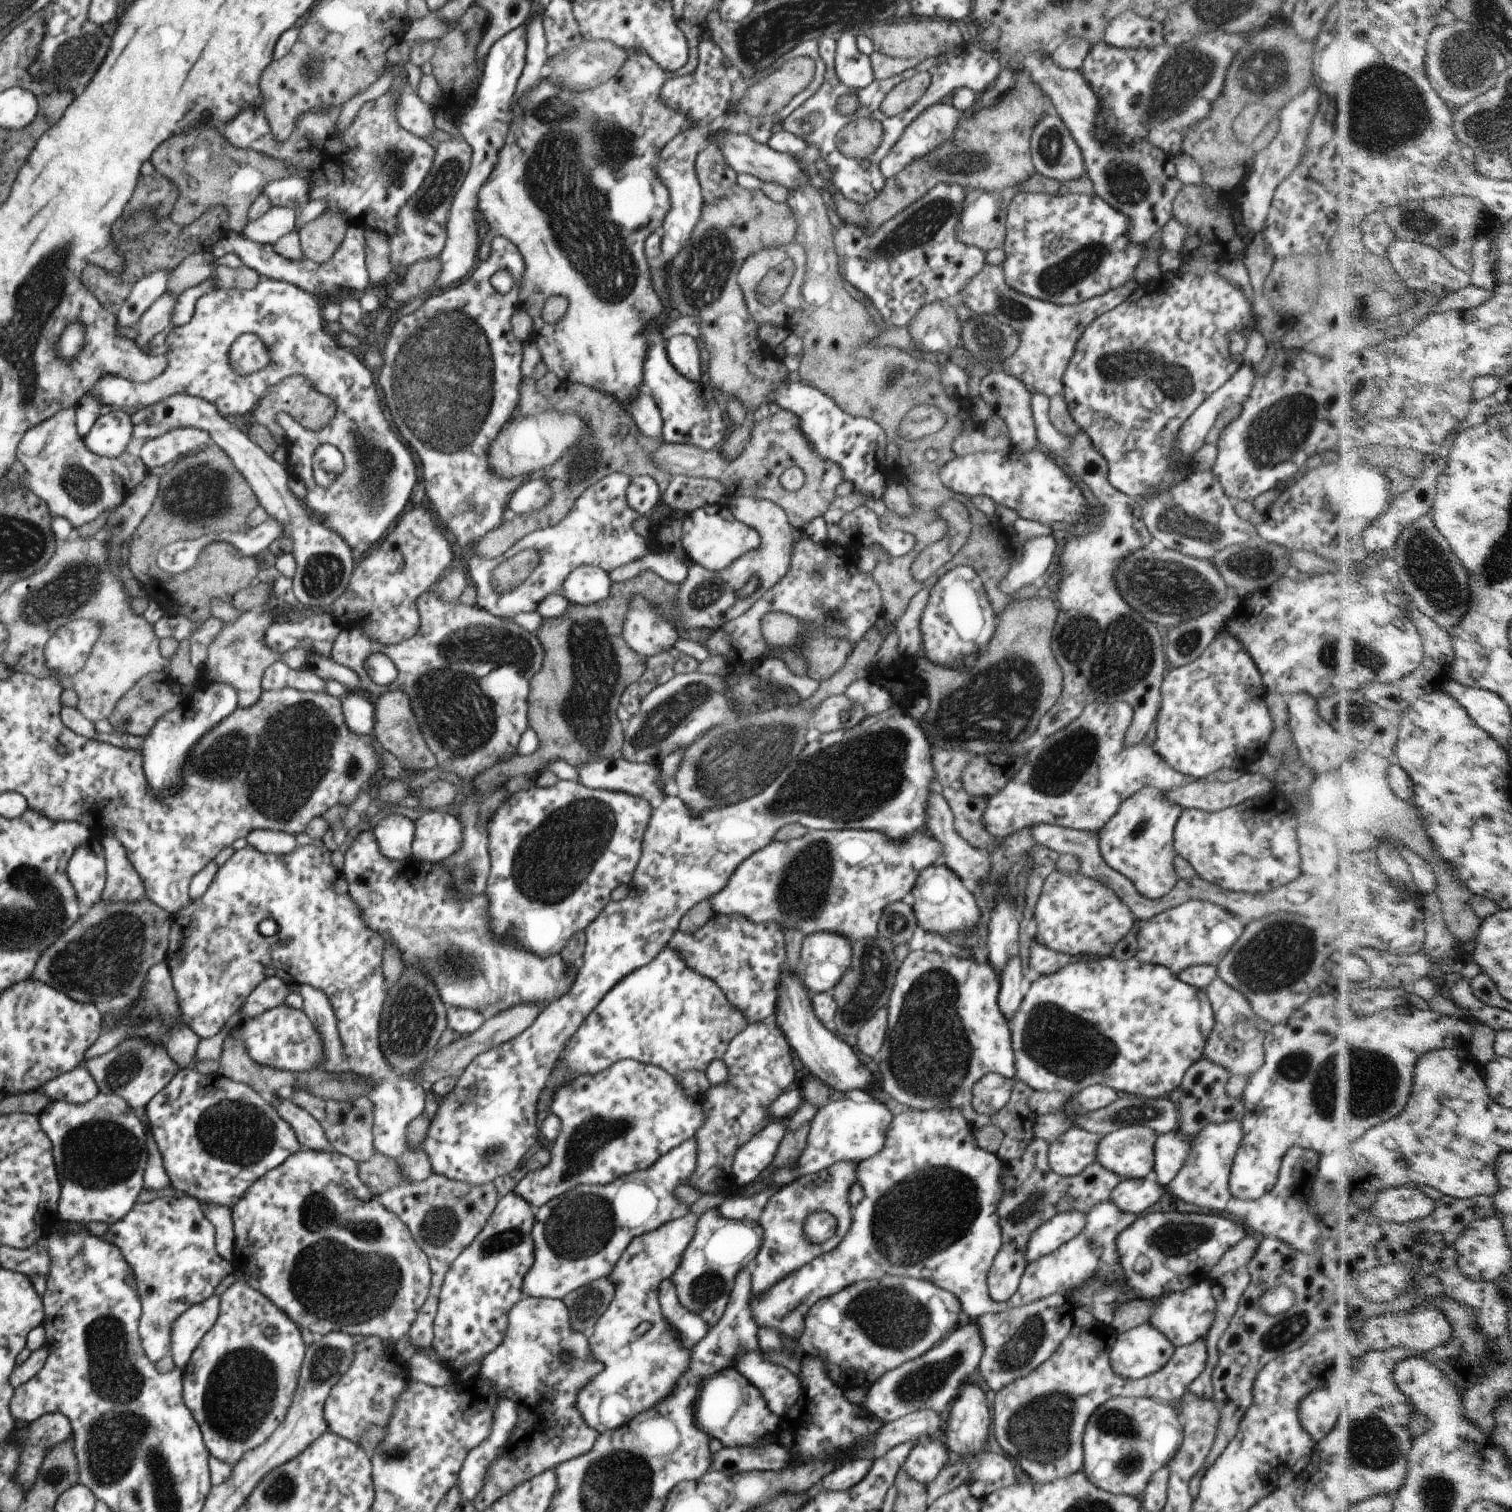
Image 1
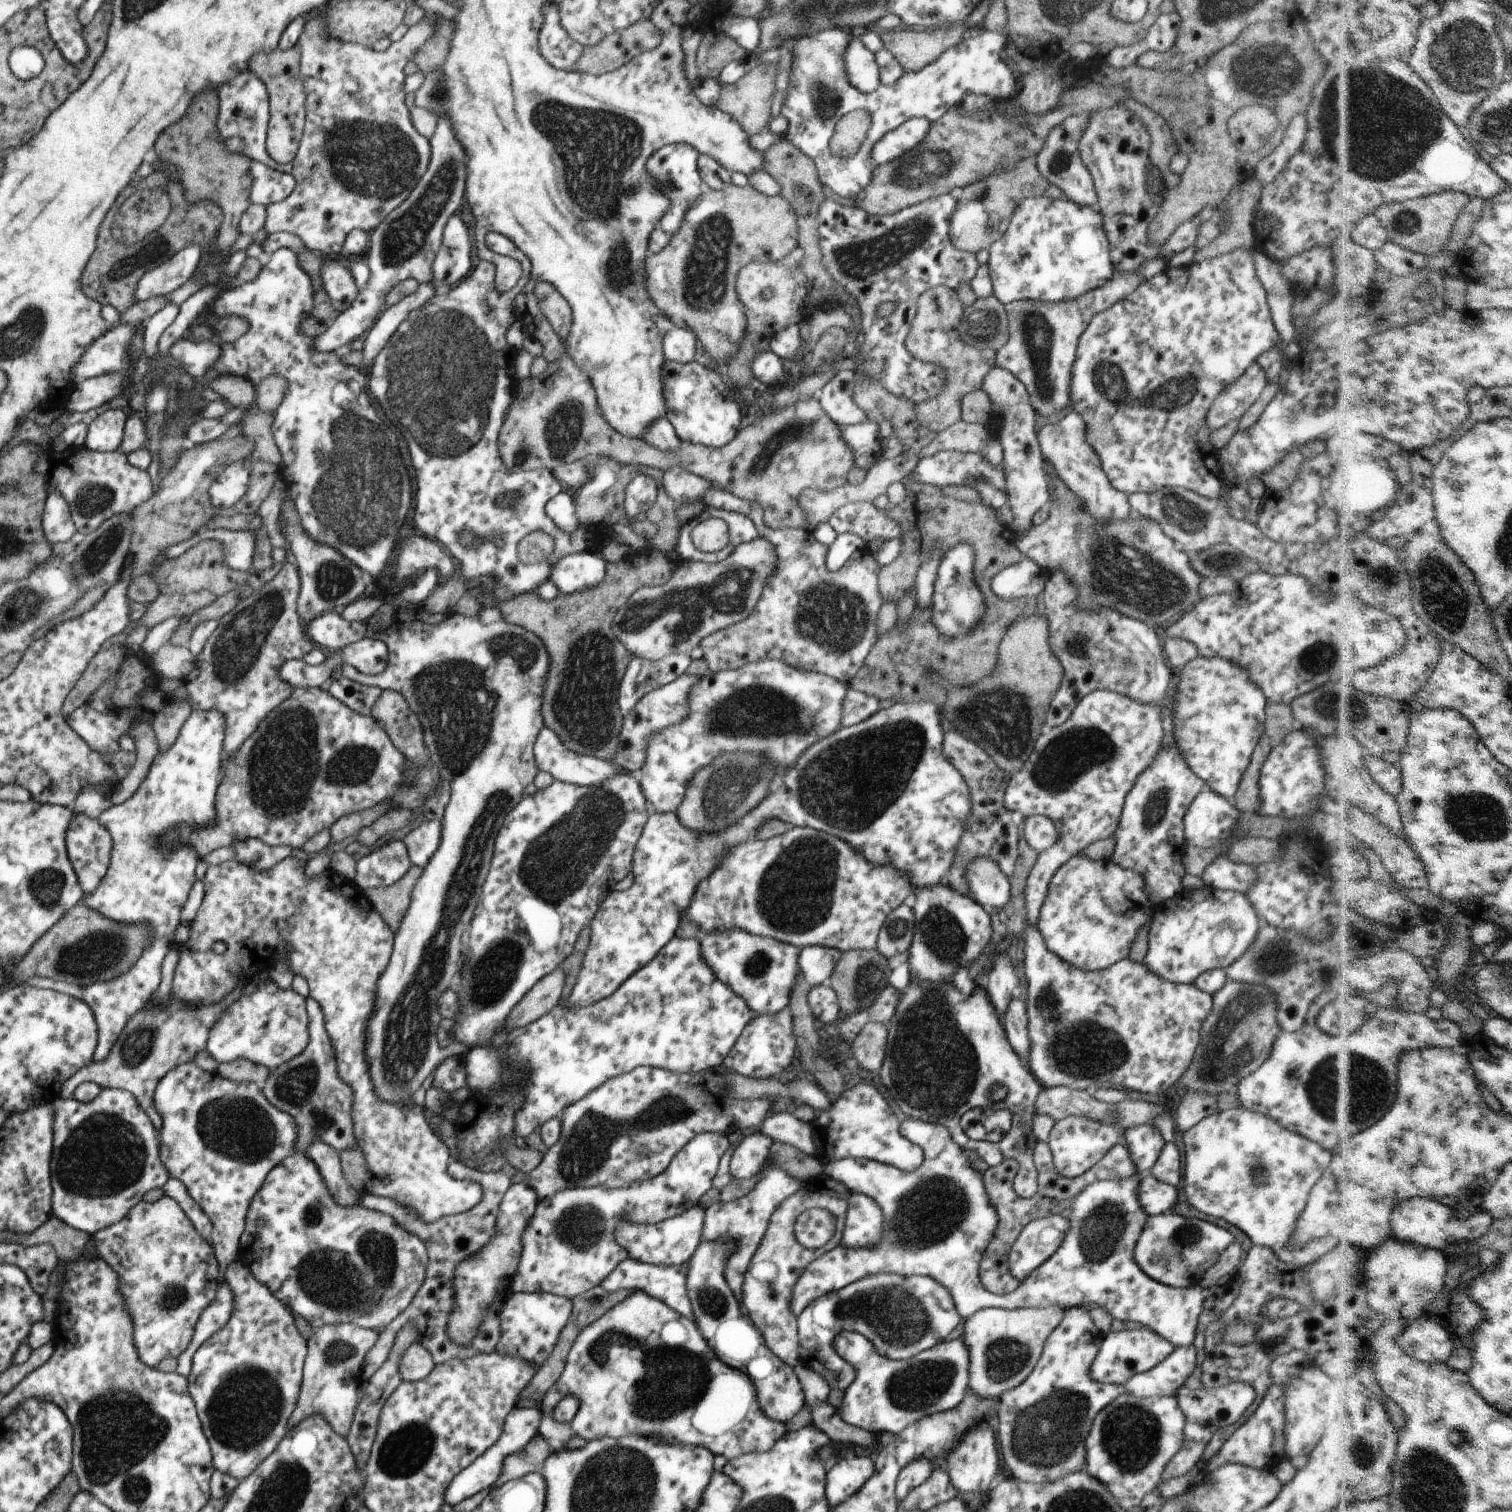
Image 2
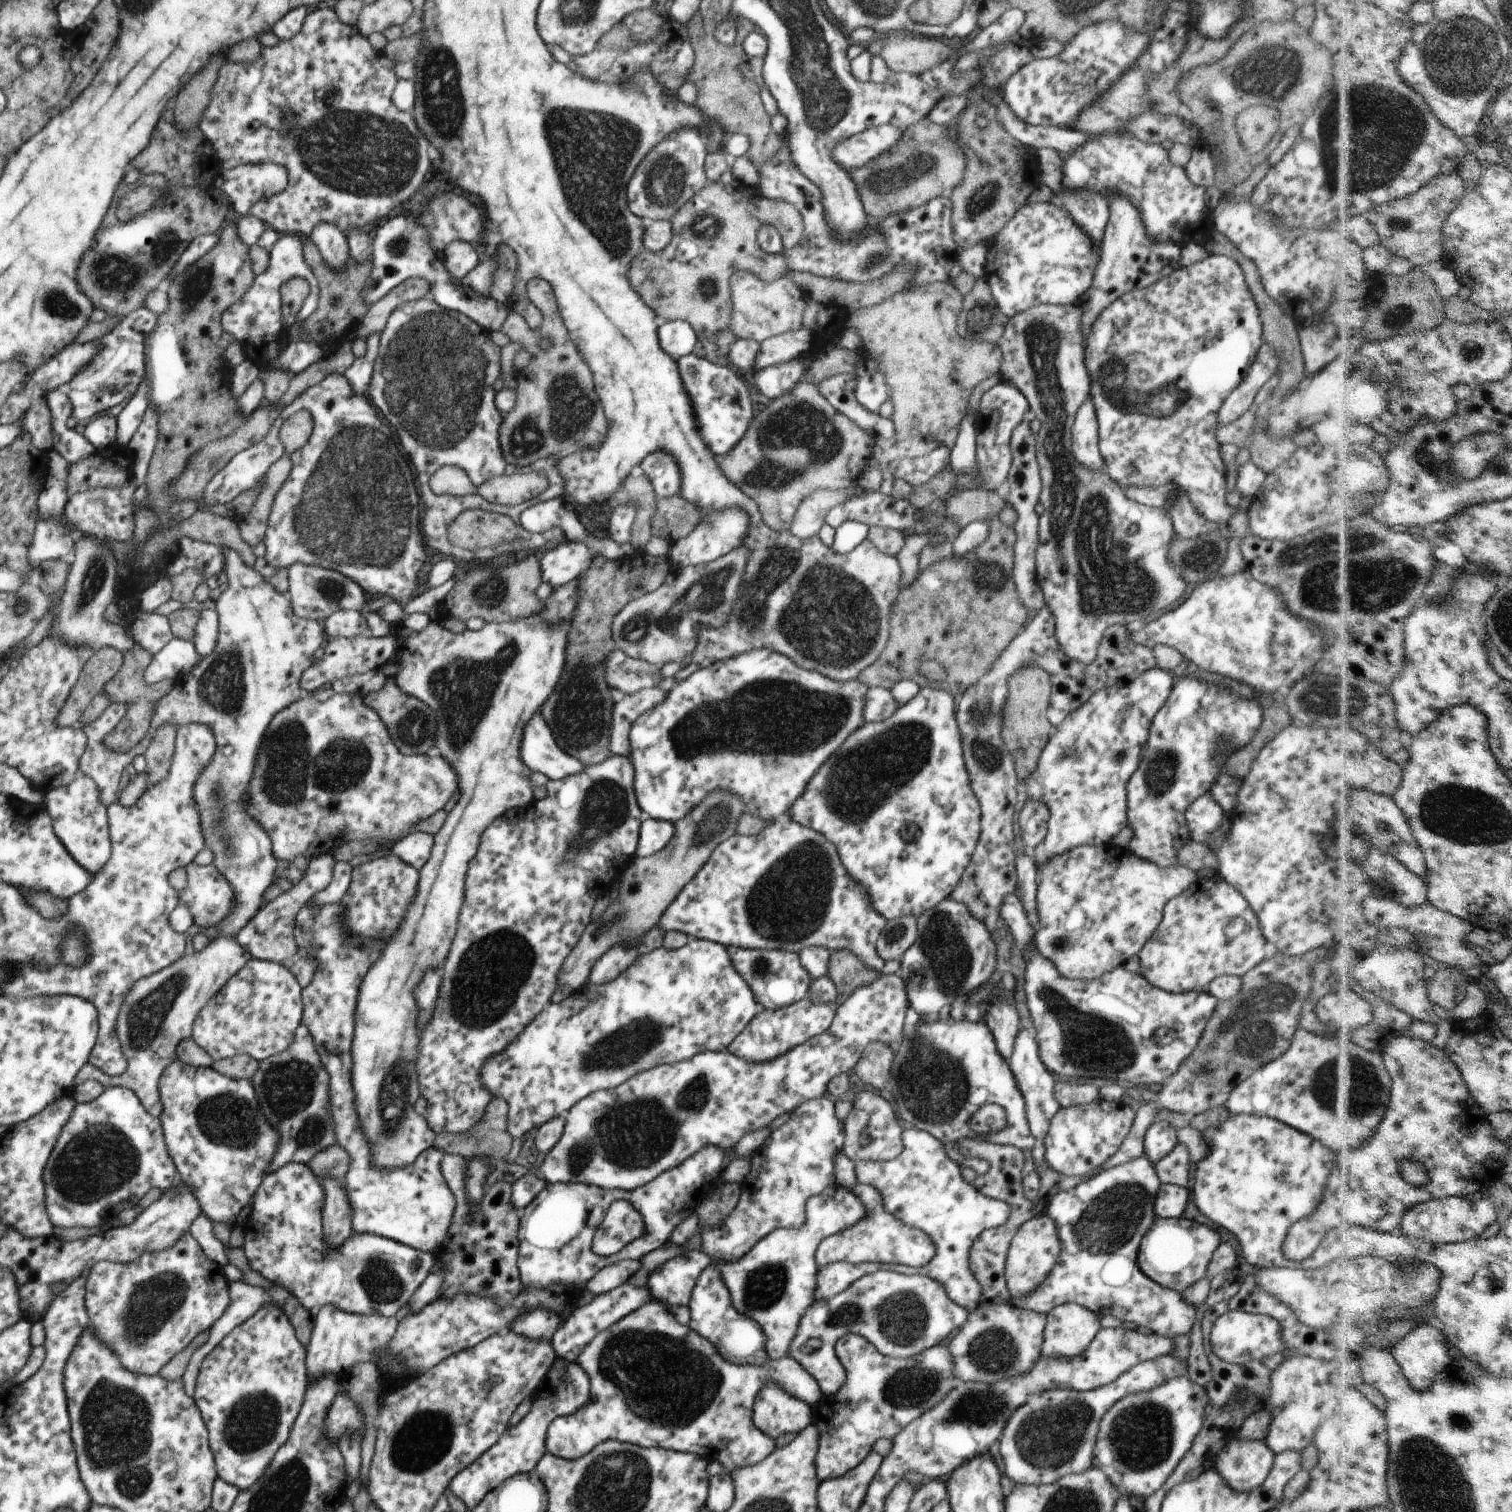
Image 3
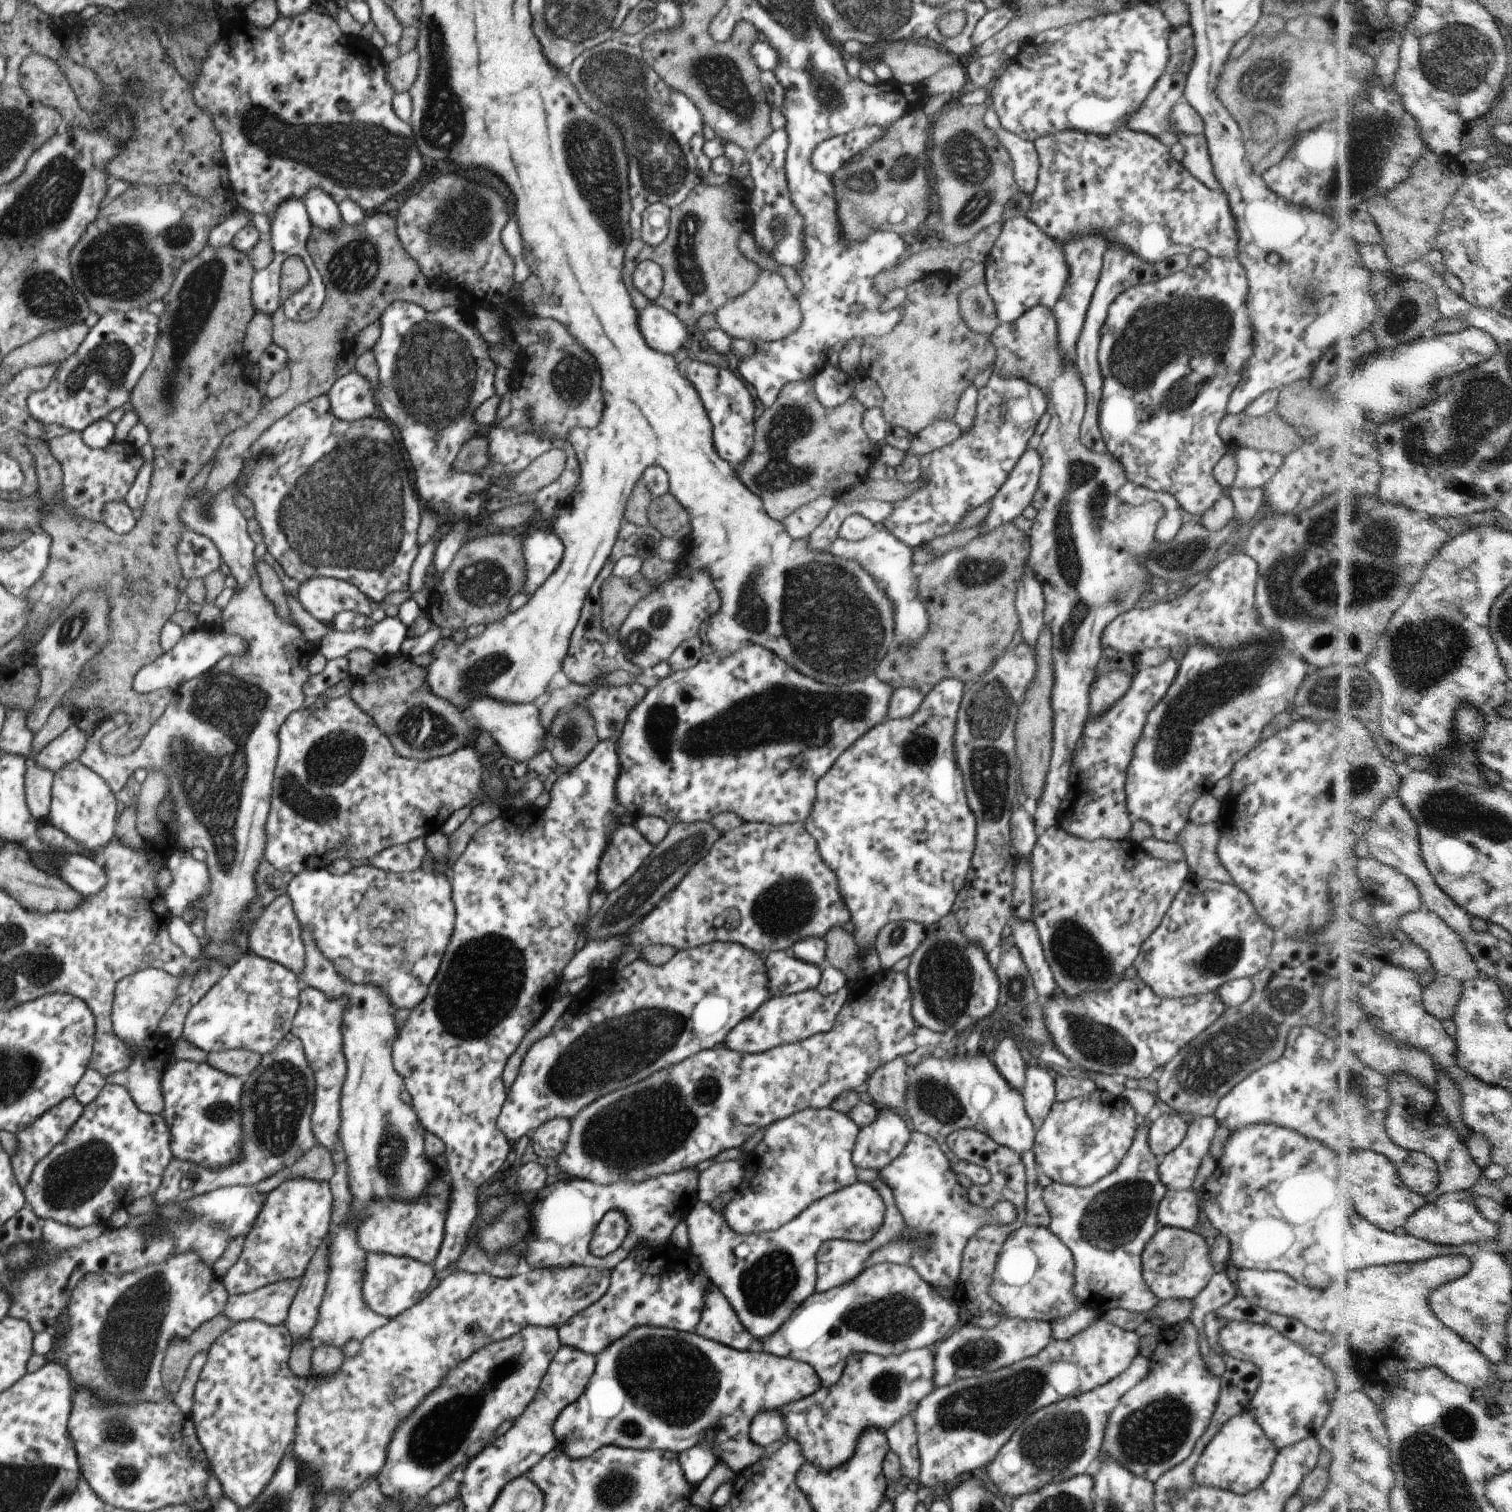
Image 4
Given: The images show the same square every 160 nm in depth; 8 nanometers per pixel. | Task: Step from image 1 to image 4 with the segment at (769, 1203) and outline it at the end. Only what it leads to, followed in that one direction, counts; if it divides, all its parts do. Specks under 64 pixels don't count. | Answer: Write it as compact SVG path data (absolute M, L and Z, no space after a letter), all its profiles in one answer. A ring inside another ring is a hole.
M855 1181L852 1185L846 1186L845 1188L836 1190L835 1192L829 1193L816 1201L813 1201L805 1210L802 1210L795 1218L792 1218L789 1222L780 1226L777 1230L764 1233L751 1233L746 1235L735 1234L725 1222L724 1217L721 1217L721 1213L711 1210L711 1207L707 1202L702 1203L697 1200L693 1208L688 1212L684 1222L686 1223L686 1231L688 1236L688 1251L692 1254L694 1259L699 1263L702 1273L708 1278L709 1282L713 1283L729 1301L731 1308L736 1312L739 1322L745 1327L745 1330L749 1331L749 1334L755 1340L761 1340L769 1335L772 1335L777 1329L780 1328L781 1324L785 1322L791 1314L791 1311L800 1305L808 1296L811 1296L815 1292L816 1283L816 1260L815 1253L819 1248L819 1245L829 1239L845 1239L853 1242L863 1242L869 1240L872 1237L872 1233L878 1230L884 1215L884 1204L878 1192L867 1183L859 1183Z

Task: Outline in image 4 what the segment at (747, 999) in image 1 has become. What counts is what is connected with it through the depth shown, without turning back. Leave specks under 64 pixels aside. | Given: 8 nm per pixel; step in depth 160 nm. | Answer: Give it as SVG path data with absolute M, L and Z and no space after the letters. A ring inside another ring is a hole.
M775 951L763 954L763 958L769 996L787 996L815 989L819 982L821 968L797 960L790 953Z

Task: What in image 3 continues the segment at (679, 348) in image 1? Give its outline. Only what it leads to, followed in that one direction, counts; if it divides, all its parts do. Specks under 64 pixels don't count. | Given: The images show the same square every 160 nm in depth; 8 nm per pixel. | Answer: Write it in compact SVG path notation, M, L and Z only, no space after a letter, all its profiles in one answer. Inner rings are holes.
M681 319L664 322L659 321L657 336L659 336L659 346L673 360L677 360L681 356L691 353L697 337L691 326Z

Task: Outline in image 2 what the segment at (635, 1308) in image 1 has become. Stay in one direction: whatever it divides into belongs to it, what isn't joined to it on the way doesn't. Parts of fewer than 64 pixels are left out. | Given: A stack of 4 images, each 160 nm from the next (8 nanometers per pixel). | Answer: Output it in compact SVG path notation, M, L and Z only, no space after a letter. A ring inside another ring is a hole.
M698 1205L689 1207L674 1217L644 1225L620 1221L612 1233L613 1244L626 1250L627 1258L647 1264L677 1266L689 1260L702 1238L704 1211ZM634 1289L575 1337L559 1378L539 1402L541 1420L538 1424L538 1433L555 1453L565 1450L564 1446L569 1437L590 1441L601 1437L616 1439L629 1433L642 1437L655 1437L658 1441L668 1443L699 1445L710 1450L713 1455L725 1456L727 1461L748 1452L763 1452L771 1448L771 1445L785 1433L785 1424L764 1417L757 1400L750 1402L744 1418L740 1424L735 1425L732 1433L717 1435L715 1440L693 1440L699 1434L695 1434L697 1430L689 1421L693 1416L692 1408L699 1402L699 1398L703 1398L701 1392L703 1388L707 1388L711 1378L729 1370L730 1368L726 1364L721 1364L707 1346L693 1320L677 1314L657 1298ZM567 1395L574 1396L578 1400L577 1410L570 1422L556 1421L552 1417L552 1410Z

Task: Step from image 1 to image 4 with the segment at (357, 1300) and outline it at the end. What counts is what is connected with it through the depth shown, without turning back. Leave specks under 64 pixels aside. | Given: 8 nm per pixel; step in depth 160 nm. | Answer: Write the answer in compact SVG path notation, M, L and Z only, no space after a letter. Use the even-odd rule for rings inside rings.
M303 1177L285 1179L270 1190L244 1236L239 1258L221 1277L227 1294L247 1294L277 1281L301 1278L318 1249L320 1236L325 1234L327 1202L331 1198L327 1181L312 1181ZM366 1251L360 1292L365 1304L374 1313L391 1320L402 1310L413 1306L417 1302L421 1292L429 1286L433 1275L433 1266L424 1262L409 1257Z

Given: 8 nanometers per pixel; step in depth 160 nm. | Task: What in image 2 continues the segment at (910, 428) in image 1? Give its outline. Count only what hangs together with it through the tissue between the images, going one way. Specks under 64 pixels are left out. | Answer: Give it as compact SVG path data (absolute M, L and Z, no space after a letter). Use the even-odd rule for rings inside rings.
M944 286L924 290L916 302L916 313L904 338L909 354L927 366L937 365L945 369L946 377L941 392L928 401L915 404L915 420L936 433L960 420L960 402L971 391L979 389L988 370L996 366L996 351L979 349L966 344L961 338L960 322L964 313L957 293Z

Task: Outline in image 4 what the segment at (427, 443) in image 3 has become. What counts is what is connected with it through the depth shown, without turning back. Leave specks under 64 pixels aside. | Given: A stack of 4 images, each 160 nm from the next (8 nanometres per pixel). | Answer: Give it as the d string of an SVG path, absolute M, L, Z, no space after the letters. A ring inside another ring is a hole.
M393 301L385 307L378 321L380 322L380 335L371 348L378 368L375 403L388 424L397 430L398 440L404 446L413 466L416 493L425 502L426 508L437 516L440 526L447 532L449 526L460 521L474 528L477 525L487 524L491 512L515 504L515 502L503 502L506 494L492 488L492 480L503 474L507 476L507 474L518 473L534 458L548 450L561 449L565 453L562 474L549 486L543 487L529 497L529 502L535 507L535 511L532 517L522 525L523 528L548 527L549 522L554 518L556 508L561 504L566 504L578 481L578 462L574 450L565 438L559 438L559 436L545 435L538 431L524 432L517 428L503 429L494 424L480 424L473 420L475 409L484 400L496 394L494 372L497 366L487 355L488 344L481 338L481 335L475 332L468 317L460 314L454 307L426 311L415 303ZM478 435L484 435L488 452L488 461L482 468L482 472L453 475L450 468L460 448ZM444 518L449 522L448 527L444 523Z

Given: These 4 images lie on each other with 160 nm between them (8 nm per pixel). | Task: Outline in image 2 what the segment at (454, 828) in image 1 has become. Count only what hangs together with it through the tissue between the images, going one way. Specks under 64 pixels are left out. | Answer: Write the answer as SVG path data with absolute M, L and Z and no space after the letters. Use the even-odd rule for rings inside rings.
M425 819L406 834L402 841L406 846L411 865L423 868L429 862L431 855L437 850L440 832L440 820Z

